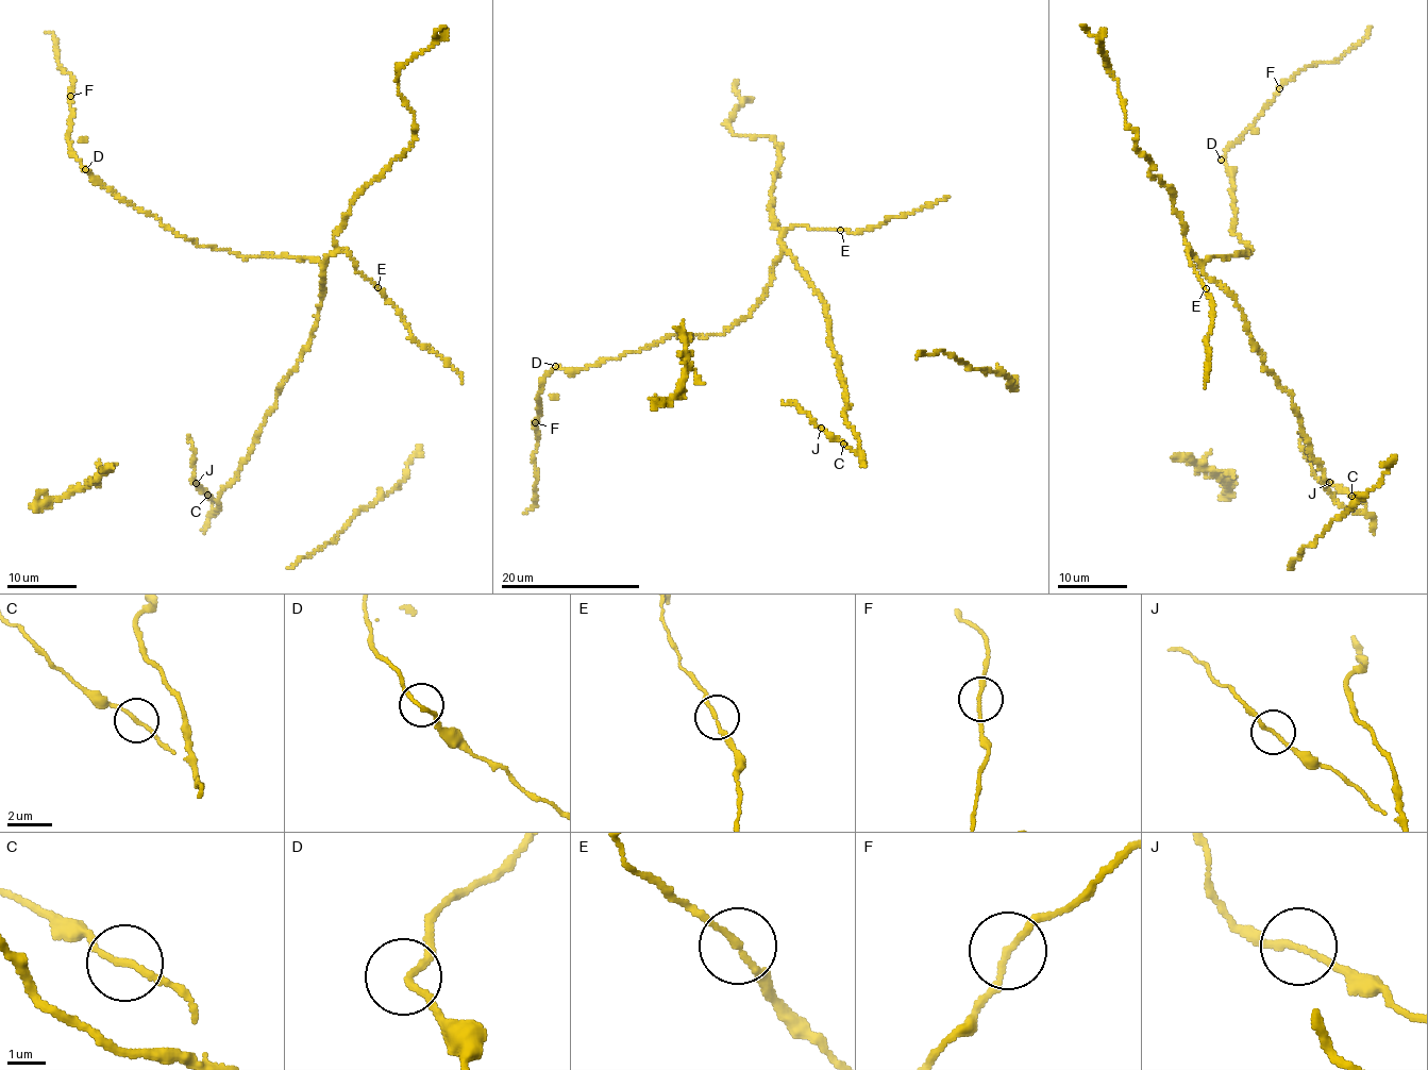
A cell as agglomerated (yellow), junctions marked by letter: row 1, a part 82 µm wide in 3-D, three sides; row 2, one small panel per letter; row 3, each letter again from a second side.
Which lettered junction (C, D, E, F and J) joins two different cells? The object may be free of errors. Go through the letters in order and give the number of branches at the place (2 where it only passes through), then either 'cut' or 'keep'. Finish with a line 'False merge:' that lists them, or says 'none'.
C: 2 | keep
D: 2 | keep
E: 2 | keep
F: 2 | keep
J: 2 | keep
False merge: none

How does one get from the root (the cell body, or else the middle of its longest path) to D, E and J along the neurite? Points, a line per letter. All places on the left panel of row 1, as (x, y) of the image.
D: (316, 321), (324, 291), (318, 261), (240, 257), (198, 246), (101, 186), (85, 169)
E: (316, 321), (324, 291), (322, 266), (329, 256), (346, 251), (355, 268), (378, 287)
J: (316, 321), (308, 348), (279, 388), (274, 408), (238, 477), (217, 499), (217, 511), (197, 484)

